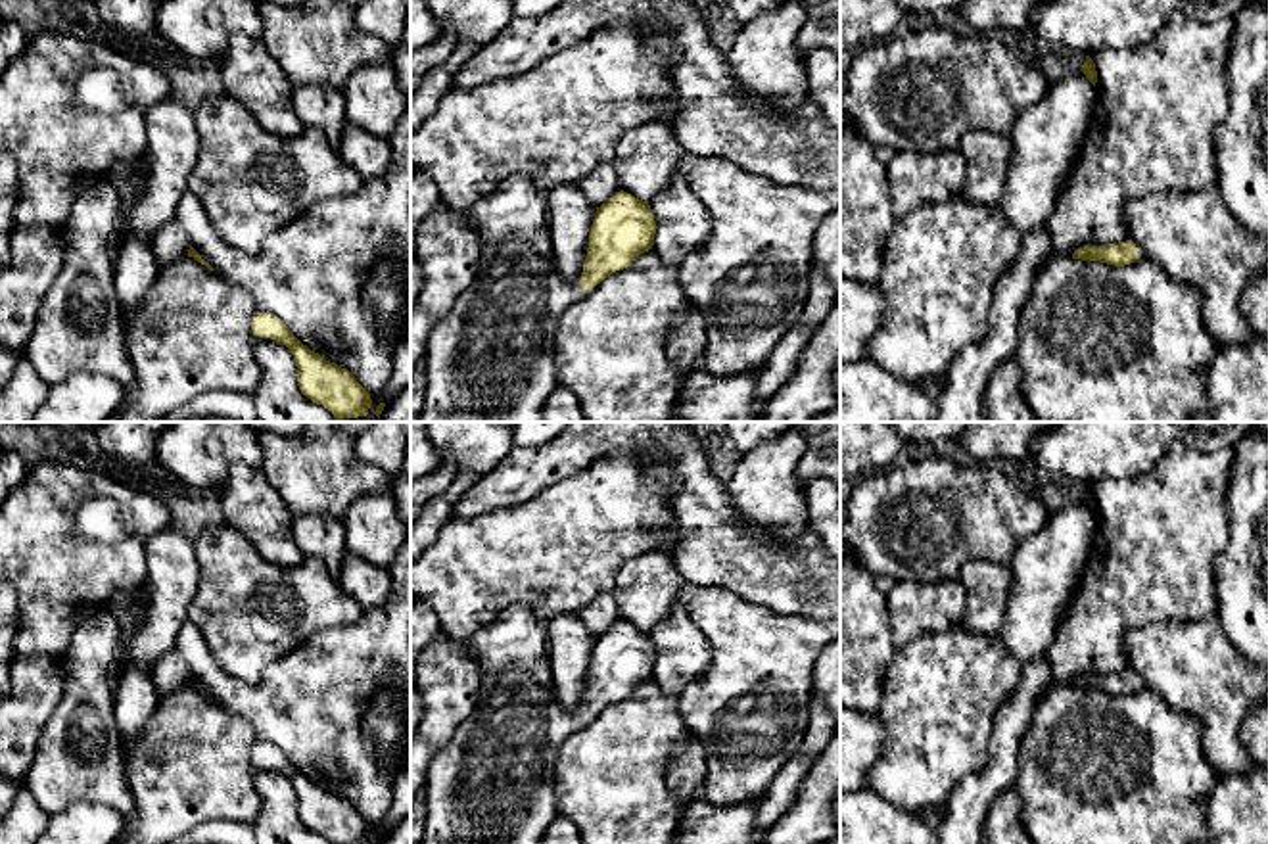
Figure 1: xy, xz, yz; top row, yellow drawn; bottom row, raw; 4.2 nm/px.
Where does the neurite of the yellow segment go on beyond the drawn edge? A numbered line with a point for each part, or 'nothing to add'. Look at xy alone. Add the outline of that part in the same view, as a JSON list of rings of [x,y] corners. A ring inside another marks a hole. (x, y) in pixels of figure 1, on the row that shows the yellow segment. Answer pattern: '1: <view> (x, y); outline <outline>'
nothing to add

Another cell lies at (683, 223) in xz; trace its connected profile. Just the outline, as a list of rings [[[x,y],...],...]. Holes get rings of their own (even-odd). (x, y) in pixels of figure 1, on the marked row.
[[[683,176],[648,199],[656,221],[652,249],[668,265],[681,267],[712,234],[710,209],[693,194]]]

